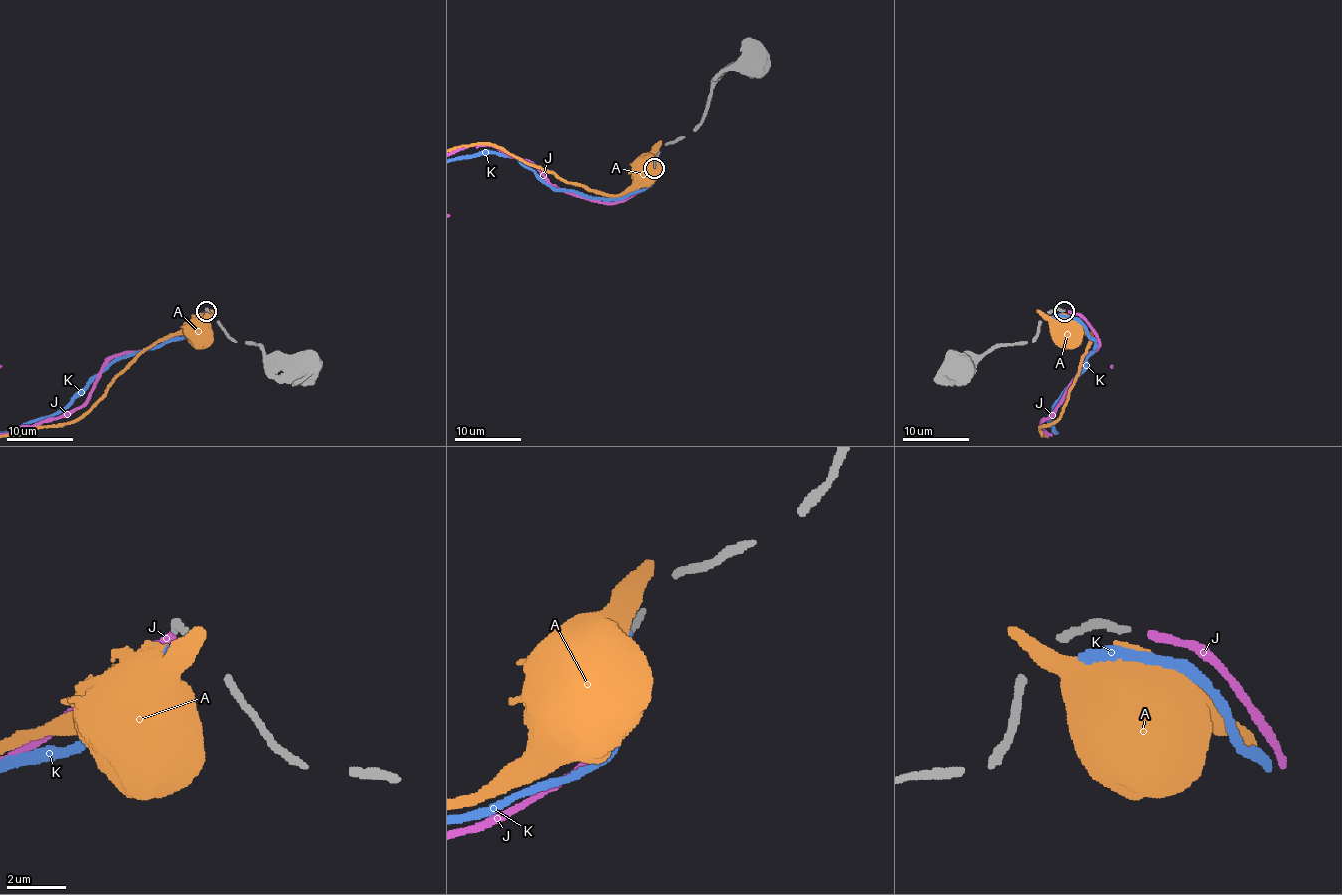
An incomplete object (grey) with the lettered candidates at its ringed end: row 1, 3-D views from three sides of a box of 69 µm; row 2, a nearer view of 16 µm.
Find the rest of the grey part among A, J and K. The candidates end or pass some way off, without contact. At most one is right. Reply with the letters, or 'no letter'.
J

